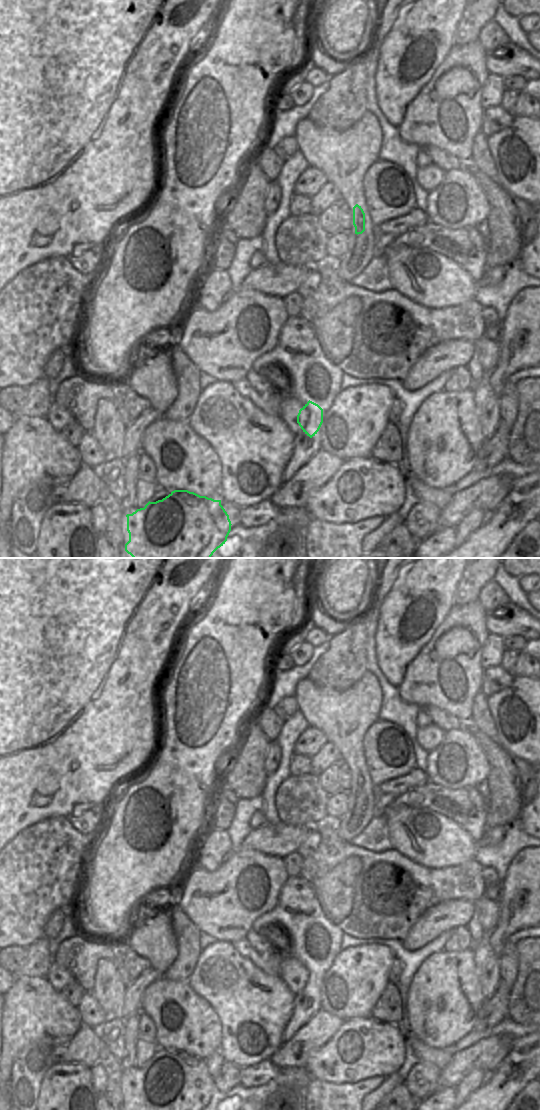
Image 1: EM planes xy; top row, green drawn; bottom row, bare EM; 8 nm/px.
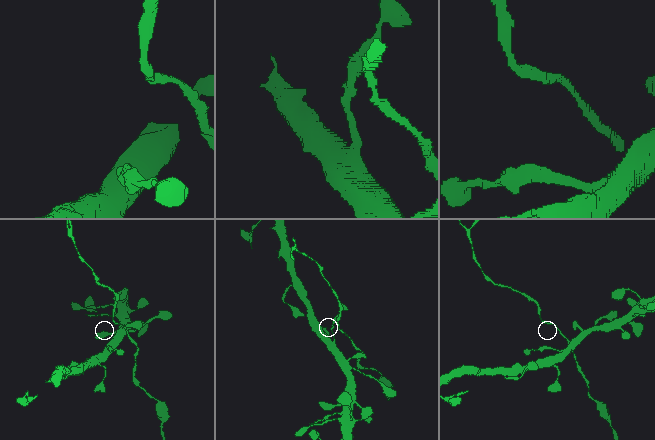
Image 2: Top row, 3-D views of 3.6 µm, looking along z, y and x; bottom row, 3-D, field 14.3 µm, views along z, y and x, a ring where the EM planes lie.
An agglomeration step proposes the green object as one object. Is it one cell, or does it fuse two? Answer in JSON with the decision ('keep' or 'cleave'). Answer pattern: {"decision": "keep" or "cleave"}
{"decision": "keep"}

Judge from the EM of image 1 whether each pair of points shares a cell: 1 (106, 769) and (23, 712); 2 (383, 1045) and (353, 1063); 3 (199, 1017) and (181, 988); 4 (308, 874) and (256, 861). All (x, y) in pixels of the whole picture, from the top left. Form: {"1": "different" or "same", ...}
{"1": "same", "2": "same", "3": "same", "4": "different"}

